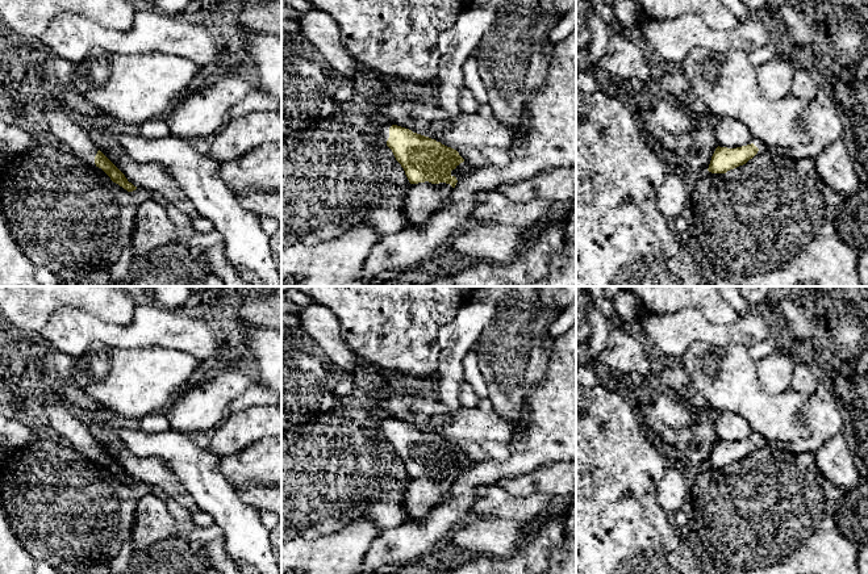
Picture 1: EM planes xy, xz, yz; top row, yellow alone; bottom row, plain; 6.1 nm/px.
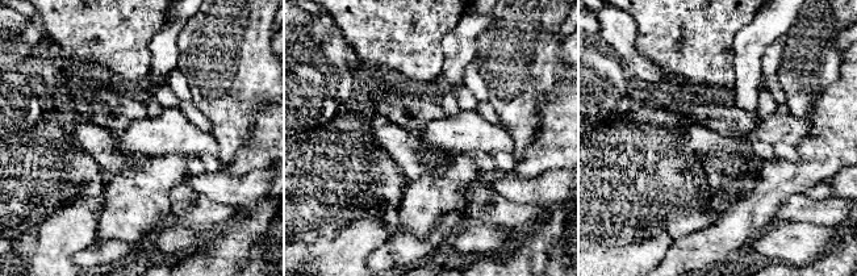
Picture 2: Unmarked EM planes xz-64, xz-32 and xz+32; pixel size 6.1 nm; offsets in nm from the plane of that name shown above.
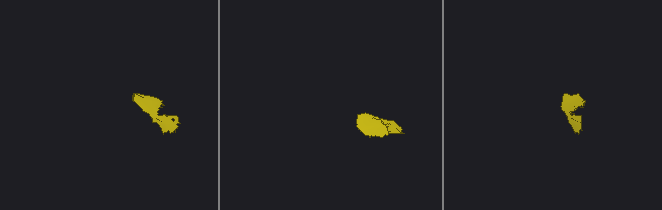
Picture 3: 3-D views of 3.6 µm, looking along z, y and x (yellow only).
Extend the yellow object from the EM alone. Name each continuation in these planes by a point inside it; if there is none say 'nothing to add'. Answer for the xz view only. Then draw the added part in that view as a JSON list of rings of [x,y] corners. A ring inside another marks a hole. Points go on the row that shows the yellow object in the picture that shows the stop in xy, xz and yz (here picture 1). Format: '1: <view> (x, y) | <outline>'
1: xz (384, 130) | [[[385,121],[385,122],[381,125],[380,130],[379,130],[379,138],[380,138],[380,141],[381,141],[384,144],[387,144],[387,141],[388,141],[388,138],[389,138],[389,127],[391,127],[392,125],[393,125],[393,123]]]

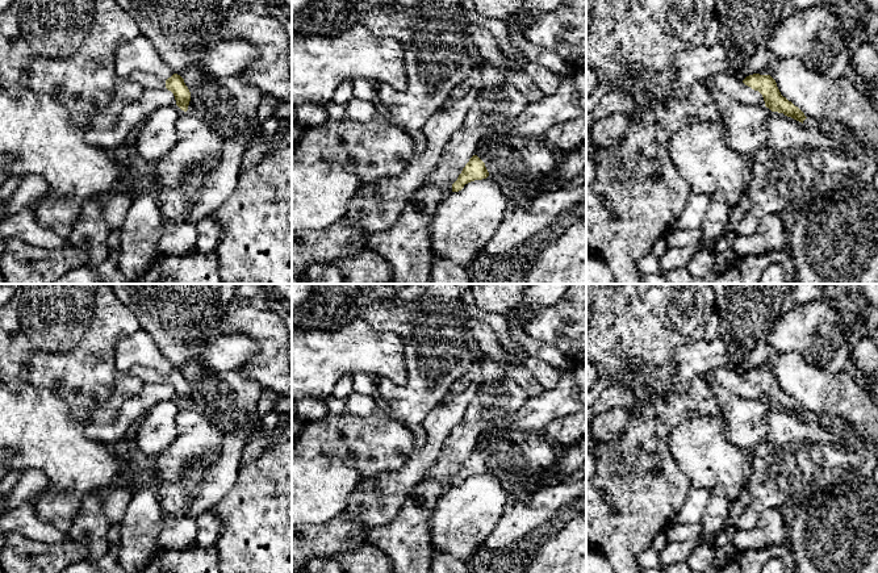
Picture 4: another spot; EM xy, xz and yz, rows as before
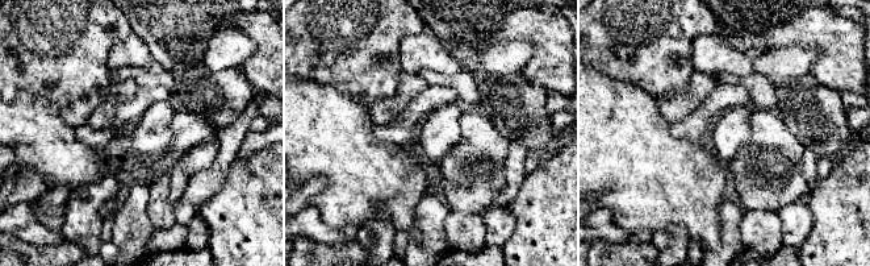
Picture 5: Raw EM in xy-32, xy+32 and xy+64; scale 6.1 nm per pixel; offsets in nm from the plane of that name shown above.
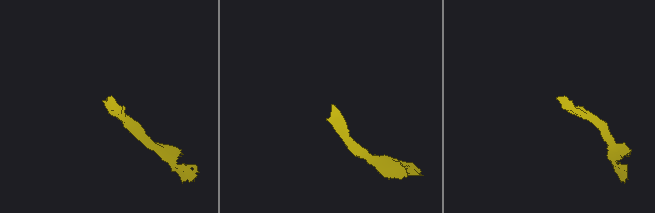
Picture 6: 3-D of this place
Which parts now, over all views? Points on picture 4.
1: xy (149, 82) | [[[133,72],[130,80],[139,83],[145,89],[164,89],[166,80],[146,72]]]

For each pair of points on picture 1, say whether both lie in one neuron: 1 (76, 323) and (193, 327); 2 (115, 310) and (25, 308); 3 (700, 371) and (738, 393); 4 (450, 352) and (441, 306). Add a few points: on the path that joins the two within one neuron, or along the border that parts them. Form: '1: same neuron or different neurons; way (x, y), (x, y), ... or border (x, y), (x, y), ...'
1: same neuron; way (105, 332), (141, 332), (147, 329), (165, 329)
2: same neuron; way (92, 300), (48, 300)
3: same neuron; way (709, 371), (718, 373), (729, 384)
4: different neurons; border (466, 302), (439, 329), (437, 336), (438, 355)

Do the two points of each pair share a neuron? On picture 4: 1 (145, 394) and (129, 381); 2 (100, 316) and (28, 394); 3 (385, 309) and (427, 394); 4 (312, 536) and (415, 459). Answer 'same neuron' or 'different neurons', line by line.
1: different neurons
2: different neurons
3: same neuron
4: same neuron

